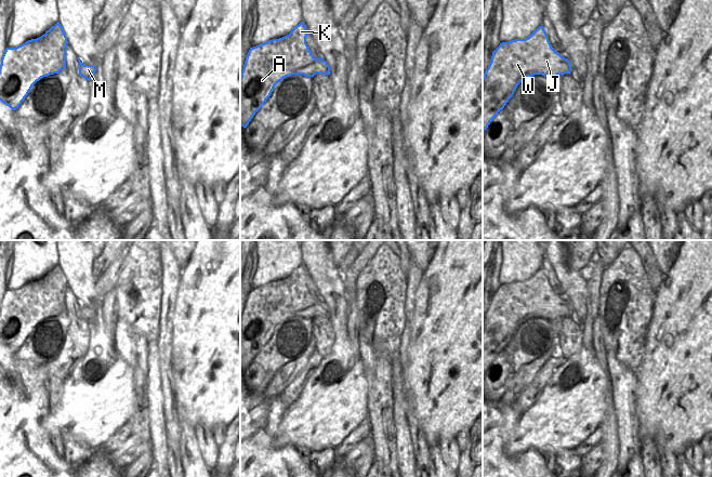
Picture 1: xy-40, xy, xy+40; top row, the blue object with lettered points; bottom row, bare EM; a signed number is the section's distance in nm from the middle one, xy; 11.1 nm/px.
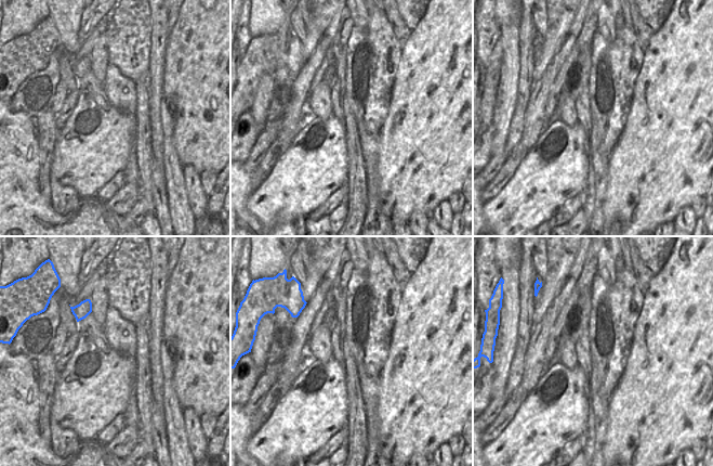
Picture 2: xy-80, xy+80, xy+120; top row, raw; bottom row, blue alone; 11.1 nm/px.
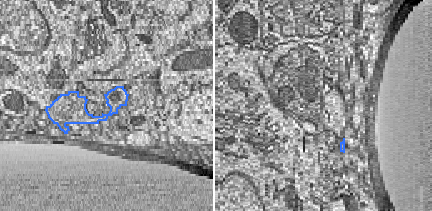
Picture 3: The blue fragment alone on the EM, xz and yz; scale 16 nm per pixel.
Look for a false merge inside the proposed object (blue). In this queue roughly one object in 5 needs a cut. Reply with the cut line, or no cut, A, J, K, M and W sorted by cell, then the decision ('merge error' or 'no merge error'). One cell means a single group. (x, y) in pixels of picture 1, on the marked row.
no cut | A J K M W | no merge error

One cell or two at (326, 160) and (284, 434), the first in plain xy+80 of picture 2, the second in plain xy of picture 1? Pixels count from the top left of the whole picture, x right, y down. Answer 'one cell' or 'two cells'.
one cell

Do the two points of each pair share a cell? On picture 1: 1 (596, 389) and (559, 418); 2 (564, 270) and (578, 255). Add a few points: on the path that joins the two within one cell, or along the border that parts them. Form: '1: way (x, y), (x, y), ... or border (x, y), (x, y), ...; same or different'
1: way (588, 389), (568, 409); same
2: border (567, 251), (567, 265), (579, 272); different

